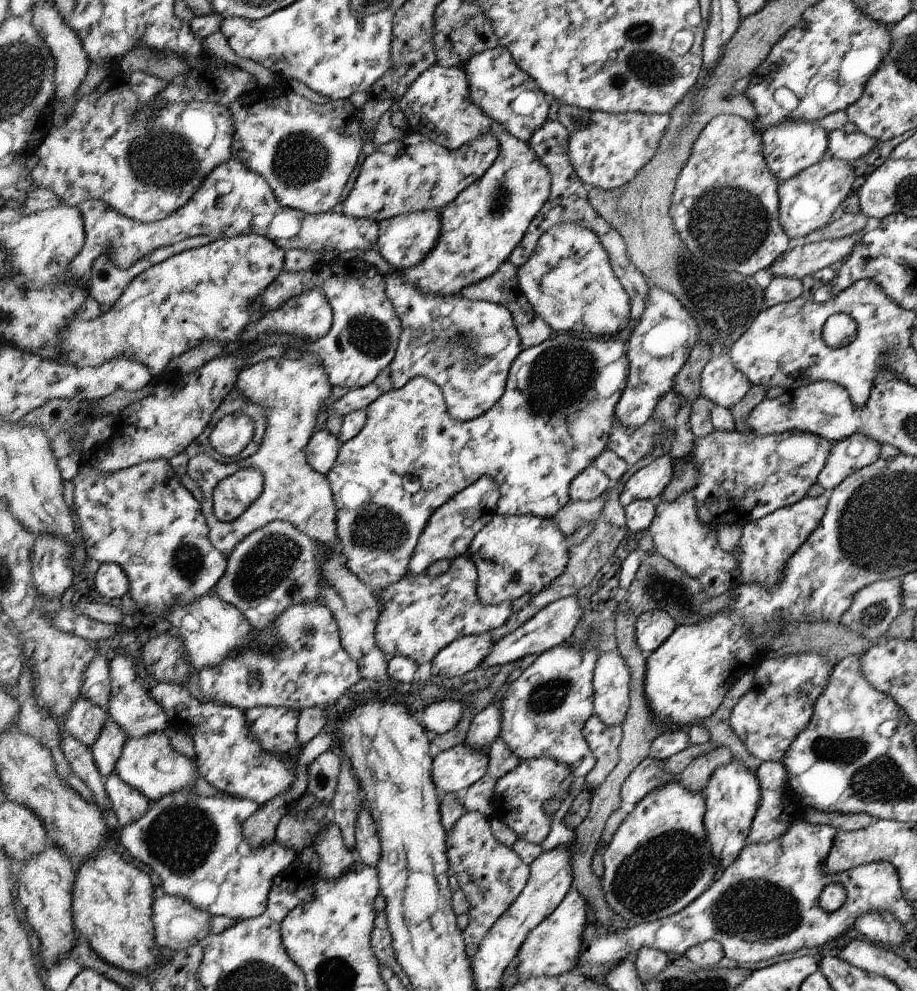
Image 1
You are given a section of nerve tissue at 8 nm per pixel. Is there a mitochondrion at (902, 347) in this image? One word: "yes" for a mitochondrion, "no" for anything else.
no

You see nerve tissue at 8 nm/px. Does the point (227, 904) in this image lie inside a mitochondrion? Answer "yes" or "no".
no

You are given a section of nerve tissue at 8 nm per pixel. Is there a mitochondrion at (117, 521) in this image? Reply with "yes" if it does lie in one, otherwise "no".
no

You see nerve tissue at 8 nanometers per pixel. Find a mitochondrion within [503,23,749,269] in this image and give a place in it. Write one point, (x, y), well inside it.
(655, 71)

